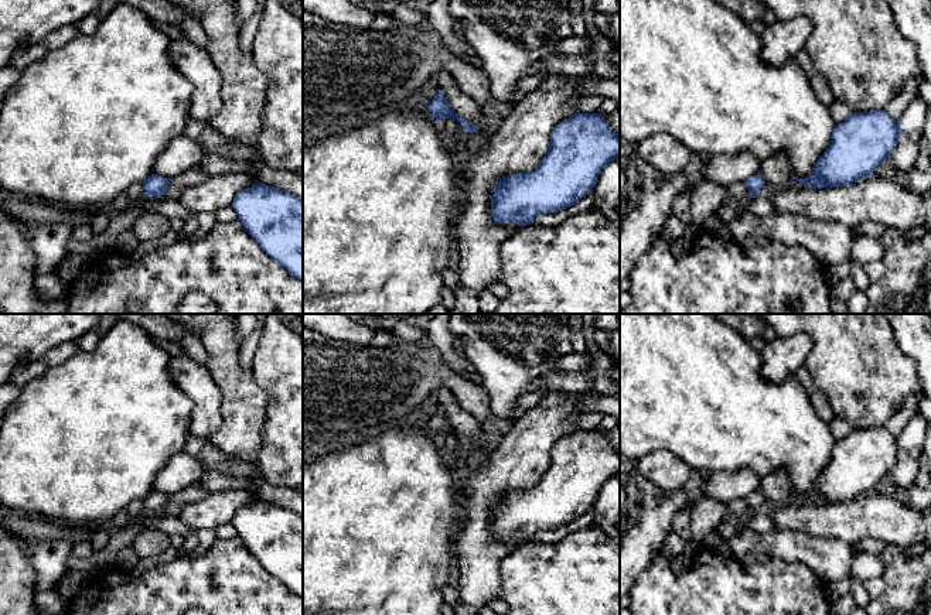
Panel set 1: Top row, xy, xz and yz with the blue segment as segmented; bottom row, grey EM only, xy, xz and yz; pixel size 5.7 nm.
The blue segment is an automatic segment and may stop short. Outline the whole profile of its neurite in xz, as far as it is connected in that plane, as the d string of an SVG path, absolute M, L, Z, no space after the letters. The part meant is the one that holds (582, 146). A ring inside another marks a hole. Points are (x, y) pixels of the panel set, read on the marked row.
M574 113L555 126L550 147L533 172L501 178L492 189L492 221L495 223L532 225L540 213L566 209L593 191L601 170L620 156L620 137L601 113Z

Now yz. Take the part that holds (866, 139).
M886 110L853 112L843 123L835 126L831 144L819 157L812 175L798 178L791 174L791 180L801 181L809 188L852 185L873 175L876 168L889 160L898 144L900 134L901 122L894 120Z

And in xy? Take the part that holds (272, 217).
M256 181L235 197L232 208L260 247L303 281L303 201Z

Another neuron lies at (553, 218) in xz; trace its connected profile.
M589 192L579 202L576 202L574 205L572 205L566 209L560 209L557 212L550 212L550 213L540 213L540 215L535 216L532 225L535 225L535 226L555 226L555 225L562 223L563 221L566 221L570 216L574 216L580 212L591 209L593 205L594 205L594 195L593 195L593 192Z

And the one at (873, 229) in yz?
M866 221L856 226L853 232L859 236L881 238L886 229L881 223Z

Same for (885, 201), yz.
M870 175L867 178L859 180L852 185L833 187L833 188L781 188L778 191L771 191L770 201L773 204L774 212L778 213L794 213L804 215L816 221L839 222L846 225L849 229L855 229L866 221L877 222L886 228L894 228L900 232L908 229L924 226L928 233L931 232L931 189L924 195L917 195L907 189L904 185L898 184L894 180L879 178Z

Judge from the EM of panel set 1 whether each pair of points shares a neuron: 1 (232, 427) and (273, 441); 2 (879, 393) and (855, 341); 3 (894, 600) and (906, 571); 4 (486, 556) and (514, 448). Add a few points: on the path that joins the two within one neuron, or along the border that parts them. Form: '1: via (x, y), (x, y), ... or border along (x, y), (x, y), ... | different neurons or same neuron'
1: border along (268, 405), (261, 431), (259, 457), (256, 460) | different neurons
2: via (866, 381), (855, 362), (855, 354) | same neuron
3: via (901, 593), (906, 588), (906, 578) | same neuron
4: via (478, 529), (478, 494), (495, 475) | same neuron

